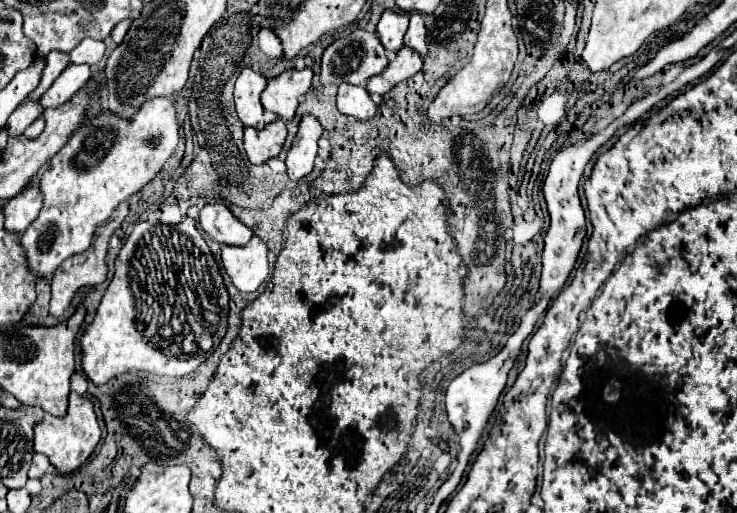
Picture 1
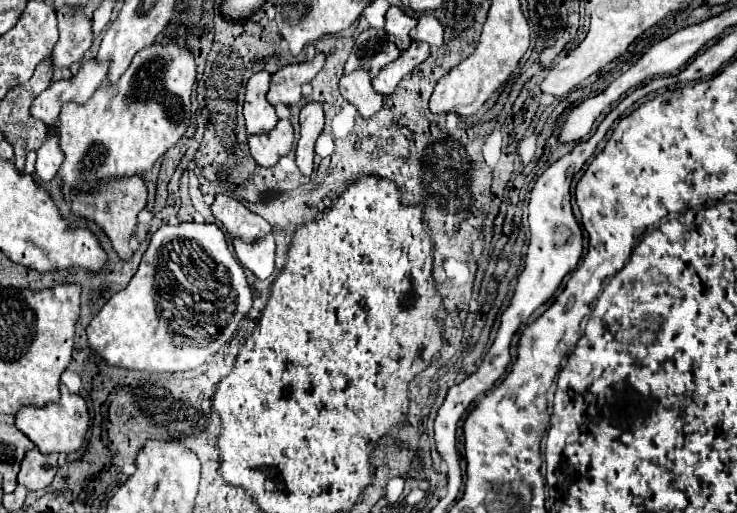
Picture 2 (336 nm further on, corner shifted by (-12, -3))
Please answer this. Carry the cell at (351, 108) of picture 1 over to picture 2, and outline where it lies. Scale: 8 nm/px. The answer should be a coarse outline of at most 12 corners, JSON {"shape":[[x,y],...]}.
{"shape":[[368,69],[340,79],[340,93],[362,117],[382,107]]}

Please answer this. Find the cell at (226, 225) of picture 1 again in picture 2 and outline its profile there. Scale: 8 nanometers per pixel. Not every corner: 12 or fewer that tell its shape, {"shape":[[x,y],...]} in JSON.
{"shape":[[216,195],[212,213],[230,237],[256,241],[268,221],[228,195]]}

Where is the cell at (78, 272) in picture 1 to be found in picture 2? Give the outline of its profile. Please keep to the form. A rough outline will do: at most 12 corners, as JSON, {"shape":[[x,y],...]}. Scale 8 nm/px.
{"shape":[[140,175],[70,193],[72,211],[98,223],[118,257],[148,191]]}

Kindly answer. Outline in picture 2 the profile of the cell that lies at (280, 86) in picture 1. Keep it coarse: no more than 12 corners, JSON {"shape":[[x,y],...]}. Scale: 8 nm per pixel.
{"shape":[[324,53],[272,75],[268,101],[294,105],[302,85],[324,65]]}

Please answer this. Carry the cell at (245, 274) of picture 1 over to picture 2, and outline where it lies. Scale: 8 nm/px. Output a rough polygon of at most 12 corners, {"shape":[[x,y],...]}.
{"shape":[[274,237],[234,239],[234,255],[258,279],[274,271]]}

